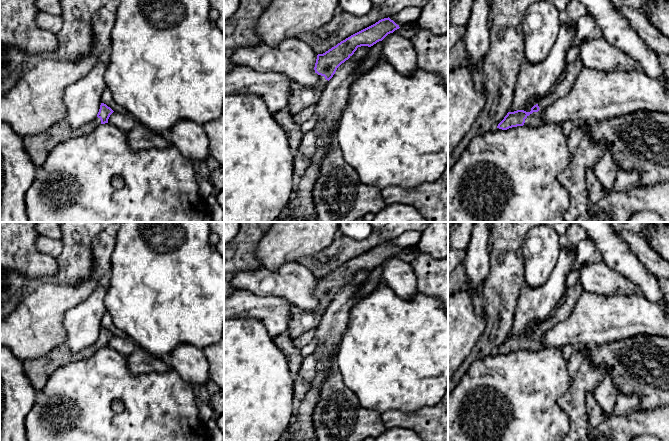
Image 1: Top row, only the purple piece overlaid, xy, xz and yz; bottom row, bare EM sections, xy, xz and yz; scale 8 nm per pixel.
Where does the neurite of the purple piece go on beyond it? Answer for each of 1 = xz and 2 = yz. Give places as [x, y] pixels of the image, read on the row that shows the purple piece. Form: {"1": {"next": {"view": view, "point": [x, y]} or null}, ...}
{"1": {"next": {"view": "xz", "point": [301, 97]}}, "2": {"next": {"view": "yz", "point": [562, 88]}}}

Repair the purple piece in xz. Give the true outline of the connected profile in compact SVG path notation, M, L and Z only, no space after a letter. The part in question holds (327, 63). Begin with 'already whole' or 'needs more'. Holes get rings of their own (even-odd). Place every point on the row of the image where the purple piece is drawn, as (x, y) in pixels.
needs more; M389 17L384 18L351 35L325 53L318 54L314 70L319 76L319 82L314 87L305 87L292 80L291 93L286 109L292 115L295 115L306 107L316 105L337 68L348 60L358 47L371 47L382 41L388 34L403 28L405 25L395 23Z

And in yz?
needs more; M577 58L572 63L566 63L566 73L564 79L555 84L554 91L543 97L538 104L531 108L530 112L517 110L508 112L497 128L507 130L517 126L539 127L546 122L542 118L543 111L559 98L566 96L573 87L573 84L583 69L582 63Z

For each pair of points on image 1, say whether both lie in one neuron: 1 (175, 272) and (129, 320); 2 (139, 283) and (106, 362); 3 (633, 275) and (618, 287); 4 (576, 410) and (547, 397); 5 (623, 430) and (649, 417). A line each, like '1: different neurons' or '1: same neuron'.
1: same neuron
2: different neurons
3: different neurons
4: different neurons
5: same neuron

